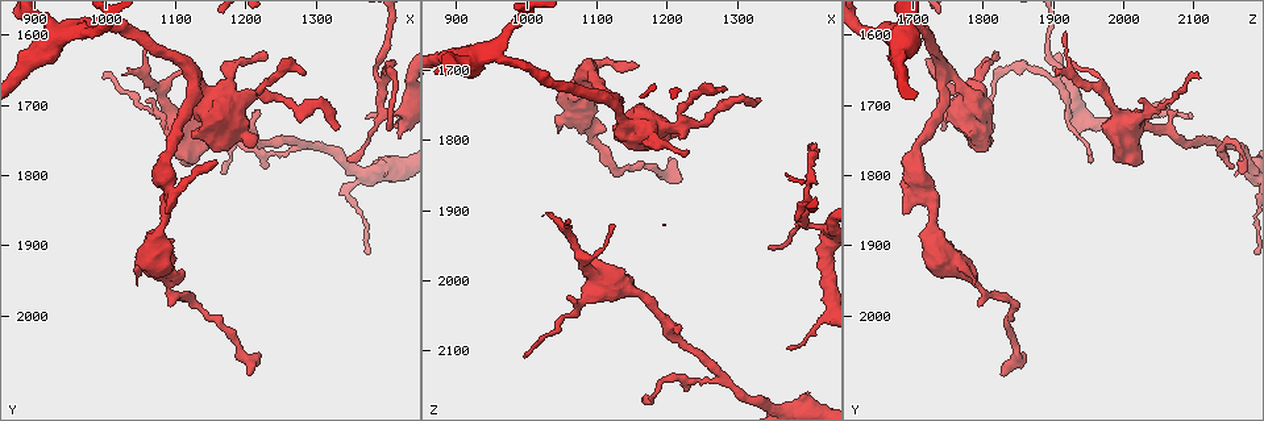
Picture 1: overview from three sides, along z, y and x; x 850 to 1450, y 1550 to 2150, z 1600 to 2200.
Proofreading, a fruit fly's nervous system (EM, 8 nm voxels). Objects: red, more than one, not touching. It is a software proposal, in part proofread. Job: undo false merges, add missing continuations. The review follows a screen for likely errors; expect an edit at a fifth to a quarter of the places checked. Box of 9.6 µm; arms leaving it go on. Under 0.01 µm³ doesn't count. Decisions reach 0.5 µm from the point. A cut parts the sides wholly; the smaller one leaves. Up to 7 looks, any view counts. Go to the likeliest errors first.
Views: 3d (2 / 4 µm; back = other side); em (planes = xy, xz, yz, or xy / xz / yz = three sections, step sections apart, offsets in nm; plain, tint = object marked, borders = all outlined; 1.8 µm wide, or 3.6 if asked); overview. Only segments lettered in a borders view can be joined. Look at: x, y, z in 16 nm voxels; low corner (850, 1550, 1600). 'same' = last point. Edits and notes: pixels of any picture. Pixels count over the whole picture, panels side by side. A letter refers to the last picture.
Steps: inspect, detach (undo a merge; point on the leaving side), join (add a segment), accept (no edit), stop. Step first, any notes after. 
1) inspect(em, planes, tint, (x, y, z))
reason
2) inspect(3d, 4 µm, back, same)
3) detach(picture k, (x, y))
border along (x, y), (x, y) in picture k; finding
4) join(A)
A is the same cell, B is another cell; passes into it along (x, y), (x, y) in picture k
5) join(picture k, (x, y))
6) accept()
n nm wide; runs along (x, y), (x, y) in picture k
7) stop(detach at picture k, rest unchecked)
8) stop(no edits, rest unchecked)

inspect(em, planes, borders, (1335, 1735, 1740))
an open end

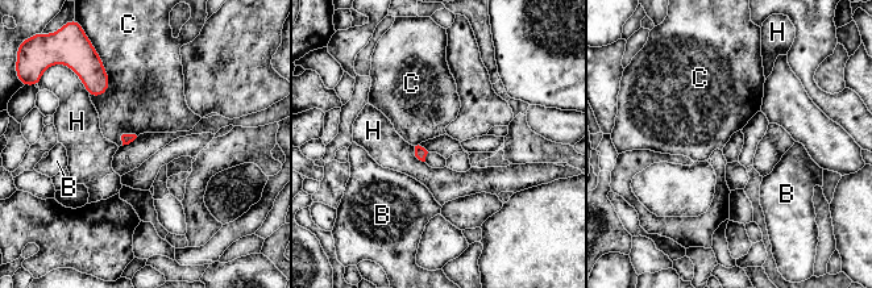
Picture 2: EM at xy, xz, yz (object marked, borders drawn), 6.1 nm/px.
accept()
B, C and H are other cells; none of them fits

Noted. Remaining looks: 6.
inspect(em, 3.6 µm, planes, tint, (1130, 1665, 1760))
calibre changes

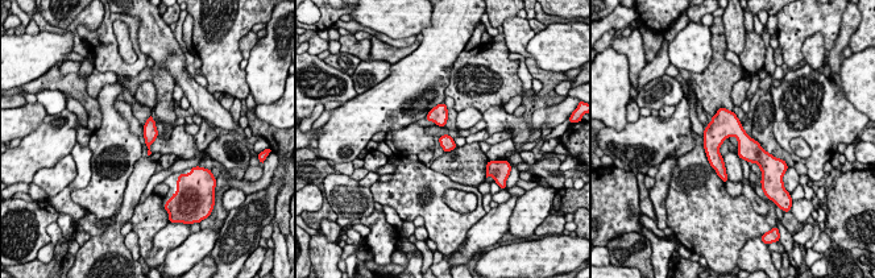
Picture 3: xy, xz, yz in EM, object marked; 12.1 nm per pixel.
inspect(em, 3.6 µm, planes, borders, same)

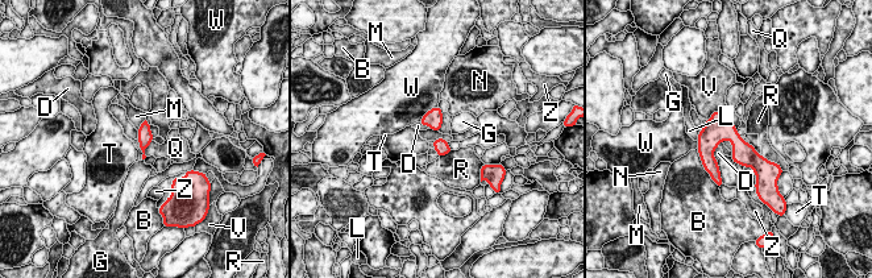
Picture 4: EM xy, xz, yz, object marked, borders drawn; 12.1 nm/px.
accept()
170 nm wide; B, D, G, L, M, N, Q, R, T, V, W and Z are other cells; border along (723, 140), (731, 144), (733, 150) in picture 4; all the same cell

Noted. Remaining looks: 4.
inspect(3d, 2 µm, (1400, 1670, 1905))
branch point

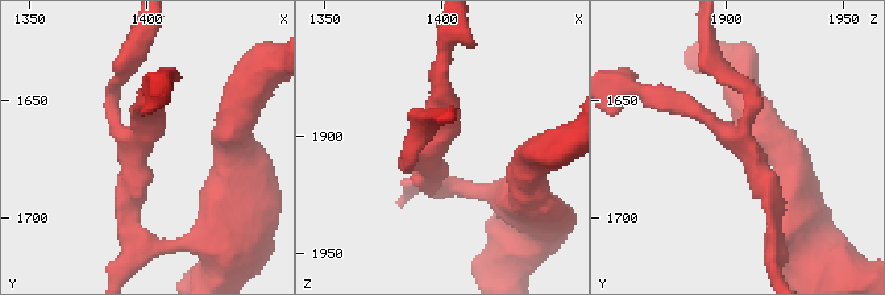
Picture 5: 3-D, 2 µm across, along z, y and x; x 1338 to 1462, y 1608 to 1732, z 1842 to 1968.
inspect(em, yz, step 4, tint, (1397, 1672, 1908))
3 arms; now the EM

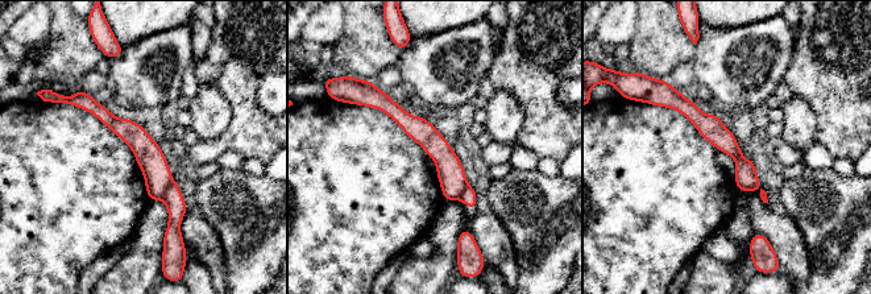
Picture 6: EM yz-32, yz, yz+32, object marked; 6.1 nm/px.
inspect(em, planes, borders, same)
cut it another way

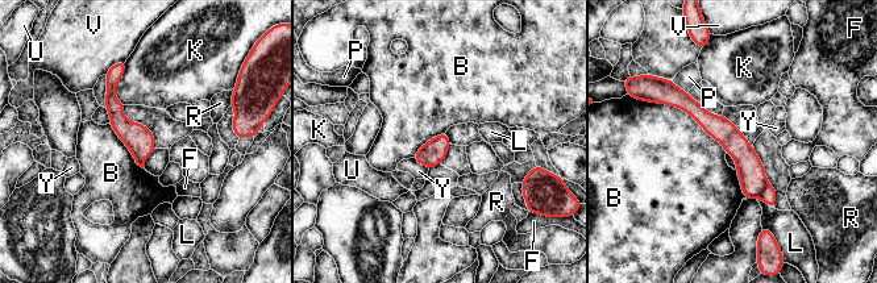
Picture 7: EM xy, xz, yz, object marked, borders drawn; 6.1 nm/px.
detach(picture 7, (749, 169))
B touches over 550 nm; B, F, K, L, P, R, U, V and Y are other cells; border along (767, 182), (757, 196) in picture 7; two cells meet here

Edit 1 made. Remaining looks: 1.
stop(detach at picture 7, rest unchecked)

